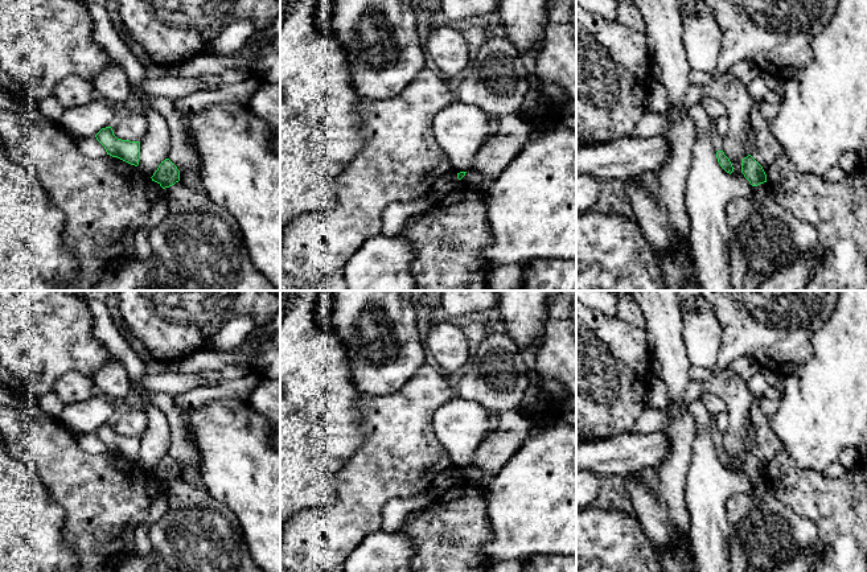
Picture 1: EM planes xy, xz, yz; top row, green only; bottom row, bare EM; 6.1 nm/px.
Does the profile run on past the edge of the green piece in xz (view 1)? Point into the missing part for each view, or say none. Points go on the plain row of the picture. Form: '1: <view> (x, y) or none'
1: none

